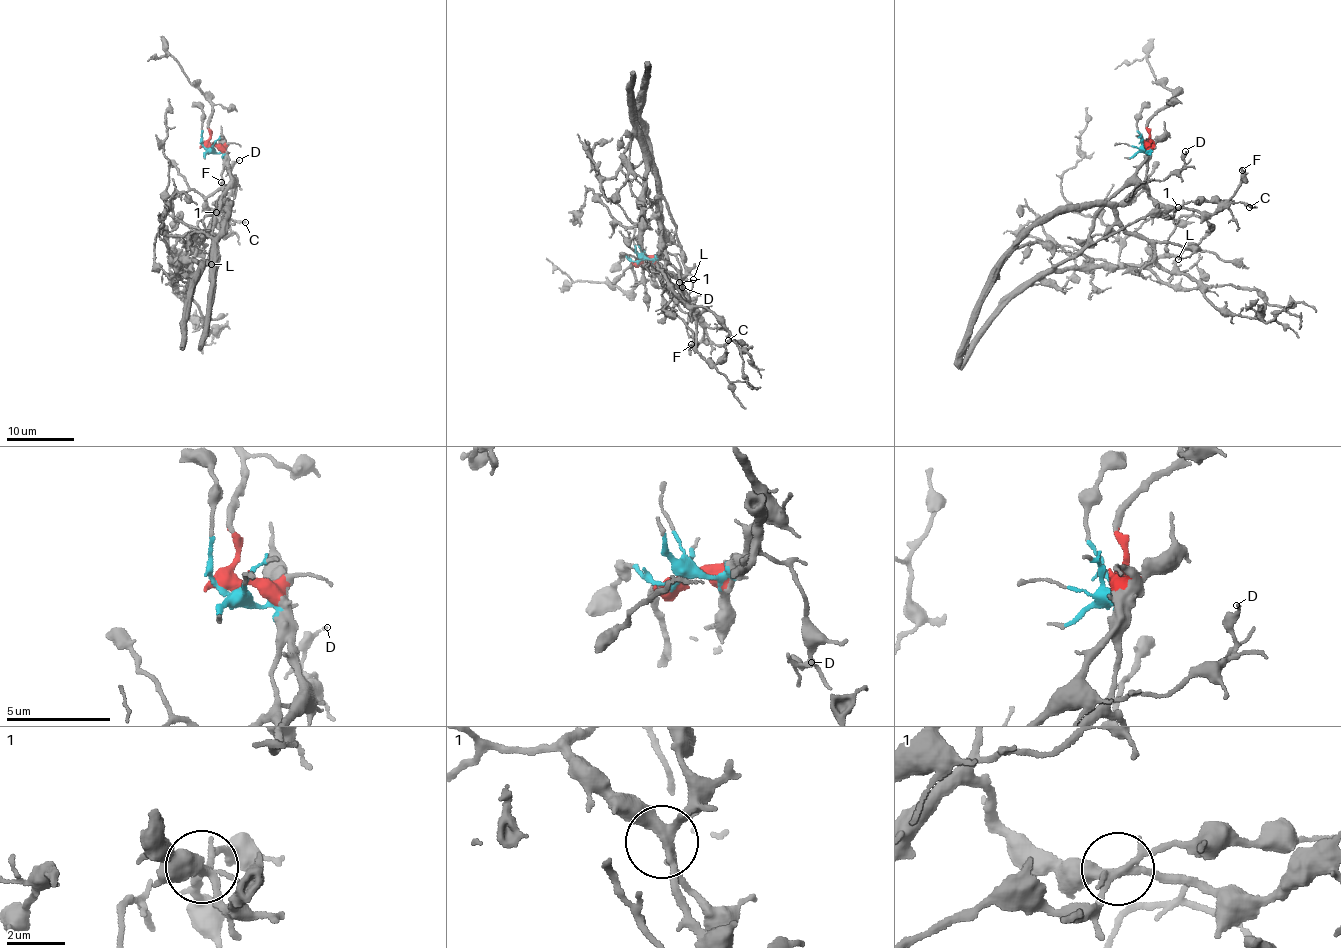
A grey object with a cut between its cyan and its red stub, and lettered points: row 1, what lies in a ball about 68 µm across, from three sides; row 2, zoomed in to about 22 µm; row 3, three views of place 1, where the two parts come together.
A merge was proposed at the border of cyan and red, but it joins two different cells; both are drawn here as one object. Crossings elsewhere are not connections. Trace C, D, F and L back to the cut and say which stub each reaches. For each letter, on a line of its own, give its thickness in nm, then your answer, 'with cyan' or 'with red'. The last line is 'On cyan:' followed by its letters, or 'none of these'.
C: calibre 220 nm; with cyan
D: calibre 150 nm; with cyan
F: calibre 140 nm; with cyan
L: calibre 110 nm; with cyan
On cyan: C, D, F, L

